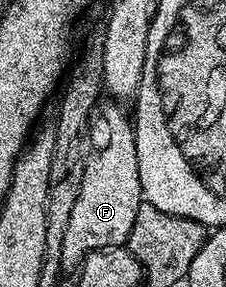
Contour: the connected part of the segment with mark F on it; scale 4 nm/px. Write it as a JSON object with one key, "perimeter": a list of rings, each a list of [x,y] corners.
{"perimeter":[[[101,100],[90,116],[90,156],[86,162],[86,170],[82,177],[81,191],[75,201],[70,215],[70,224],[62,241],[61,264],[65,271],[75,271],[84,257],[98,248],[125,245],[130,236],[130,228],[134,228],[134,216],[138,216],[138,208],[142,201],[140,181],[138,180],[138,148],[136,147],[136,128],[133,119],[123,110],[116,100]]]}

